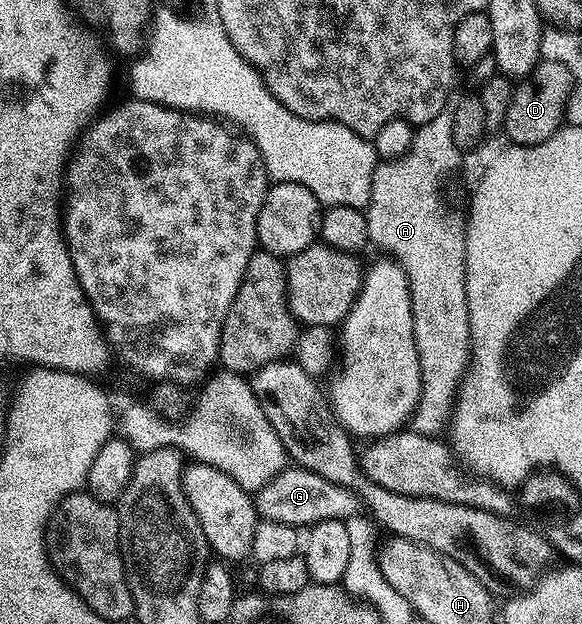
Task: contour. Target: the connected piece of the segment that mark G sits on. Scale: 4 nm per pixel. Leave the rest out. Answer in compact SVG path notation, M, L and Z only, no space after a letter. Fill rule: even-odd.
M301 467L284 468L256 493L256 504L259 518L295 527L309 527L328 519L347 522L360 513L359 497L352 490Z

